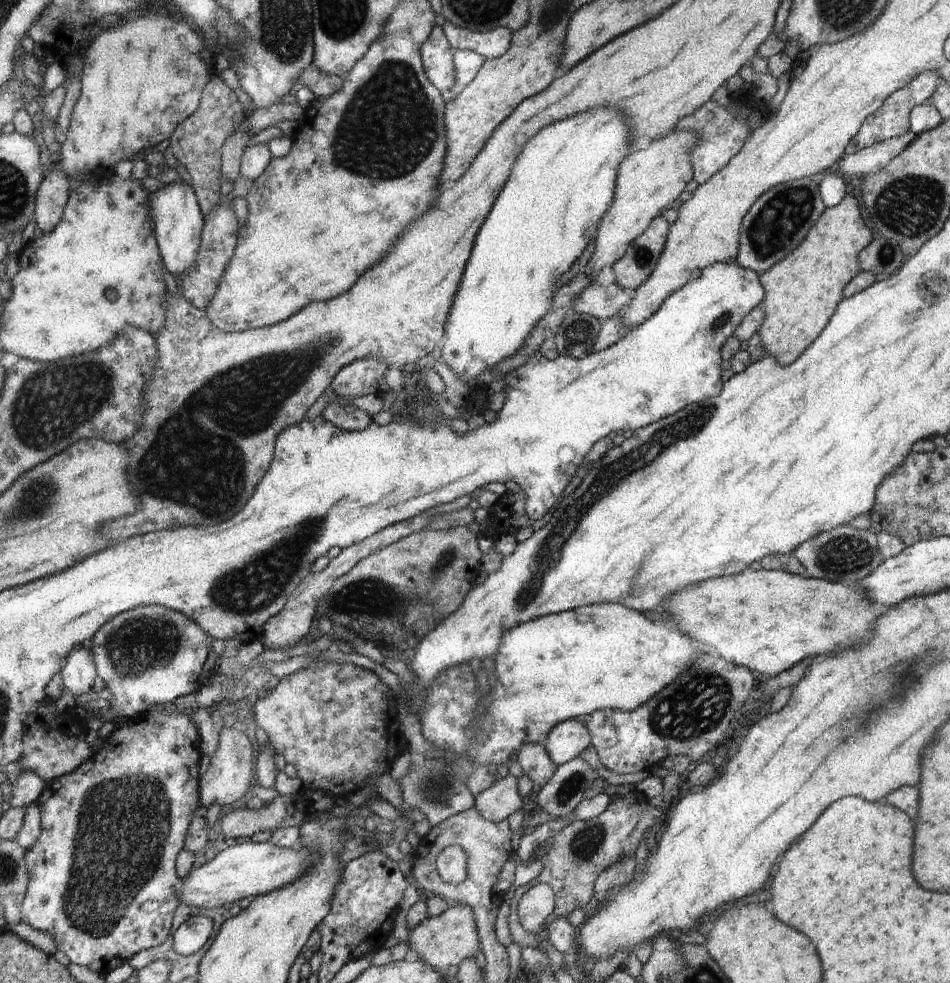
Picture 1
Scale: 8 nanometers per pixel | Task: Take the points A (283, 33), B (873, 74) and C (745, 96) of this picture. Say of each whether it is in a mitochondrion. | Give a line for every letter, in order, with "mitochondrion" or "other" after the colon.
A: mitochondrion
B: other
C: other

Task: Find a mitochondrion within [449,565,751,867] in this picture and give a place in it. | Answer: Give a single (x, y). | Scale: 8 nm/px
(698, 704)

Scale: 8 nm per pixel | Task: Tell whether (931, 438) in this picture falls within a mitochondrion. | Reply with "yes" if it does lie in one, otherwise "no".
no

